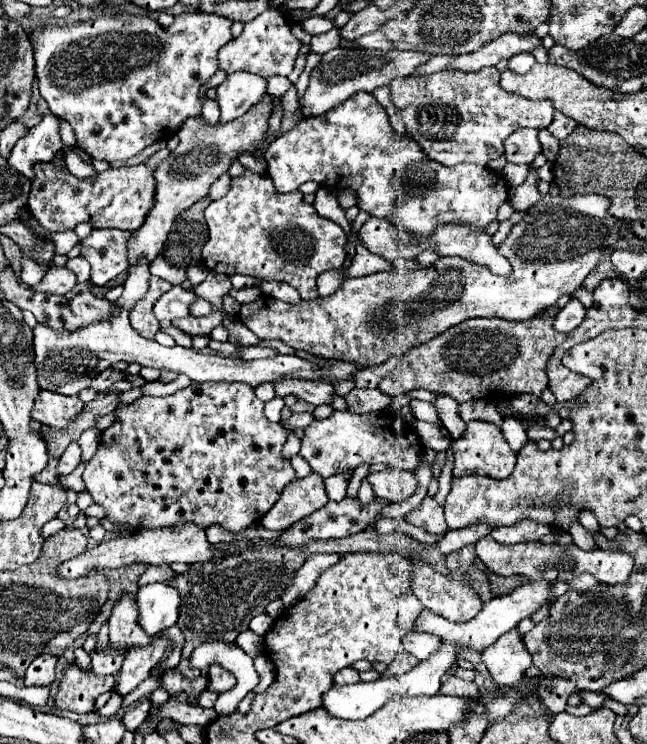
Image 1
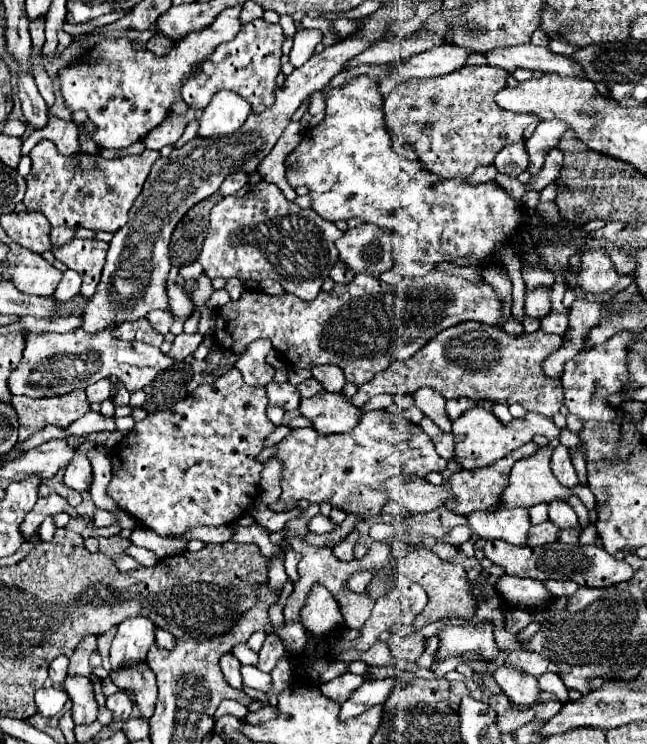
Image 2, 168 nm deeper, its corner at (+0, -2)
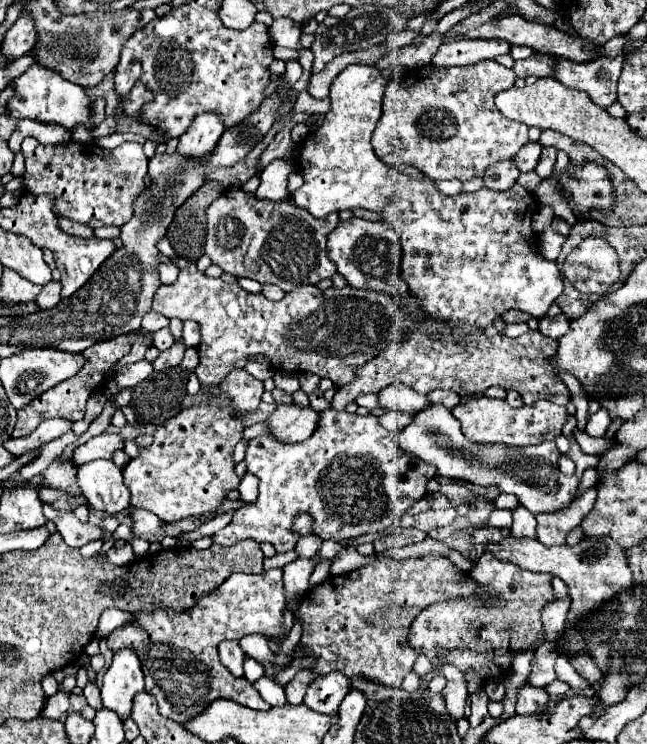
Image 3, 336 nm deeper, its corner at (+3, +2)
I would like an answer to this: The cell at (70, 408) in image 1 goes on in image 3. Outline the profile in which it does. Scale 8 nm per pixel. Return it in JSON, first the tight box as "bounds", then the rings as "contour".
{"bounds":[13,336,131,436],"contour":[[[117,336],[117,338],[111,338],[111,340],[107,340],[107,342],[97,342],[97,344],[93,344],[89,350],[85,350],[85,352],[81,352],[81,354],[85,354],[85,366],[73,376],[73,378],[69,378],[69,380],[65,380],[65,382],[61,382],[61,384],[57,384],[57,386],[53,386],[53,388],[49,388],[45,394],[41,394],[41,396],[37,396],[35,400],[31,400],[23,410],[19,410],[17,412],[17,424],[15,424],[15,430],[13,430],[13,436],[27,436],[27,434],[31,434],[43,420],[47,420],[47,418],[65,418],[65,420],[83,420],[83,416],[85,416],[85,406],[87,406],[87,400],[89,400],[89,396],[101,386],[101,382],[105,380],[105,376],[109,374],[109,370],[111,370],[111,366],[115,364],[115,362],[119,362],[125,354],[129,354],[129,350],[131,350],[131,340],[129,340],[129,336]]]}

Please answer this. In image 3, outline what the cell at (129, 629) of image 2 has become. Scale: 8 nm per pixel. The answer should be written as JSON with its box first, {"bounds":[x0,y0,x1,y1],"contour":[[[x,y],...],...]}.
{"bounds":[101,650,143,720],"contour":[[[119,650],[113,656],[113,664],[107,670],[101,686],[101,700],[107,710],[113,710],[121,720],[131,716],[133,698],[143,692],[141,662],[133,650]]]}

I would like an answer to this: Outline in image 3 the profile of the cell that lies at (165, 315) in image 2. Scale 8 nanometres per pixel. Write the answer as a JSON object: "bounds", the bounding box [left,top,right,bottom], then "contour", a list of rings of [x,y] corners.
{"bounds":[141,310,169,332],"contour":[[[155,310],[147,312],[143,322],[141,322],[141,330],[145,330],[145,332],[155,332],[155,330],[161,330],[161,328],[167,328],[167,326],[169,326],[169,318],[161,316]]]}

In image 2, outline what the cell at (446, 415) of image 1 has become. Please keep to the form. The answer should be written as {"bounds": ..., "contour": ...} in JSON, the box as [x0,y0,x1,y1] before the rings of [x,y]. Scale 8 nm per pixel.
{"bounds":[414,388,452,432],"contour":[[[420,388],[414,396],[416,406],[436,424],[440,426],[444,432],[452,430],[452,422],[446,414],[446,398],[436,394],[436,390],[428,390],[428,388]]]}

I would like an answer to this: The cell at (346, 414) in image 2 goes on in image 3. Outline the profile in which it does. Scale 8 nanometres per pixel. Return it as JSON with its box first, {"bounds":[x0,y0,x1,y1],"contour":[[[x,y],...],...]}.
{"bounds":[265,404,319,444],"contour":[[[295,404],[287,406],[277,406],[275,412],[265,420],[269,434],[277,438],[277,442],[293,444],[293,442],[303,442],[313,434],[315,426],[319,420],[319,412],[307,408],[299,408]]]}

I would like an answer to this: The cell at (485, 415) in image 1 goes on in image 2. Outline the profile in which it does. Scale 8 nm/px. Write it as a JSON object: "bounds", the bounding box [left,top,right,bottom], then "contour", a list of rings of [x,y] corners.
{"bounds":[446,398,476,420],"contour":[[[468,398],[448,400],[448,404],[446,404],[446,410],[448,410],[450,420],[460,418],[460,414],[464,414],[464,412],[466,412],[466,410],[470,410],[470,408],[476,408],[476,402],[472,402],[472,400],[468,400]]]}

